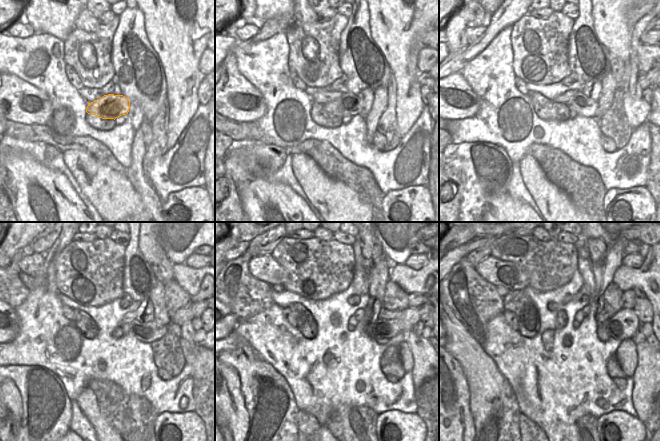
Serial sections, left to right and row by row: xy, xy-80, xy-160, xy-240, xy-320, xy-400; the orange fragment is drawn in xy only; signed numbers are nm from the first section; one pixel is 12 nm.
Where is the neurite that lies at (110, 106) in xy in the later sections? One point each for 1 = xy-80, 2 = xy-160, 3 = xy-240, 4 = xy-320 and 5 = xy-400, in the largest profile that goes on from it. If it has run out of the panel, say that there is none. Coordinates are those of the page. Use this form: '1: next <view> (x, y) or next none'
1: next xy-80 (348, 104)
2: next xy-160 (585, 106)
3: next xy-240 (148, 332)
4: next xy-320 (389, 323)
5: next xy-400 (621, 326)

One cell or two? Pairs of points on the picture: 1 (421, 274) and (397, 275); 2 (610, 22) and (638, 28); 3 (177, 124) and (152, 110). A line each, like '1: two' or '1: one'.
1: one
2: two
3: two

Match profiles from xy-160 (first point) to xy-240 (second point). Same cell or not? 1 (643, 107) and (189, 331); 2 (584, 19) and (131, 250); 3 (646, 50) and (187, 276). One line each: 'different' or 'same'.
1: different
2: same
3: same

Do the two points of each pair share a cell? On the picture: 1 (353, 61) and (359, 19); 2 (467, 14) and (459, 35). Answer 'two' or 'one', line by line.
1: one
2: one

